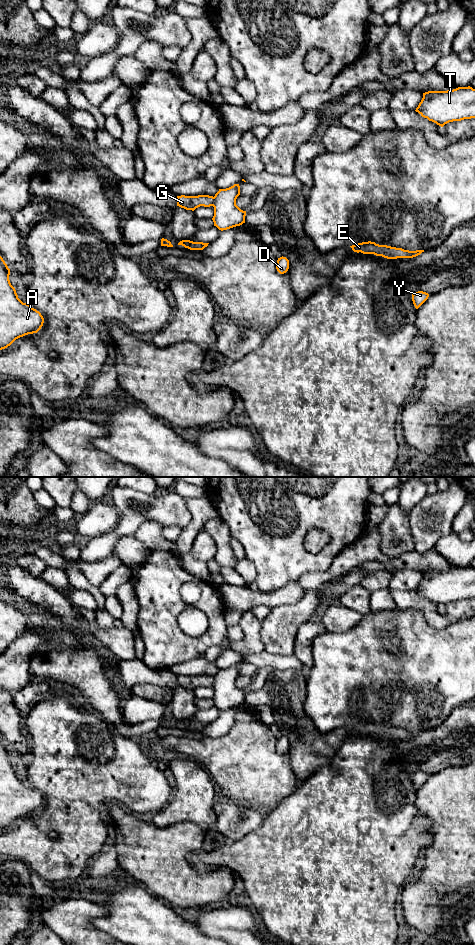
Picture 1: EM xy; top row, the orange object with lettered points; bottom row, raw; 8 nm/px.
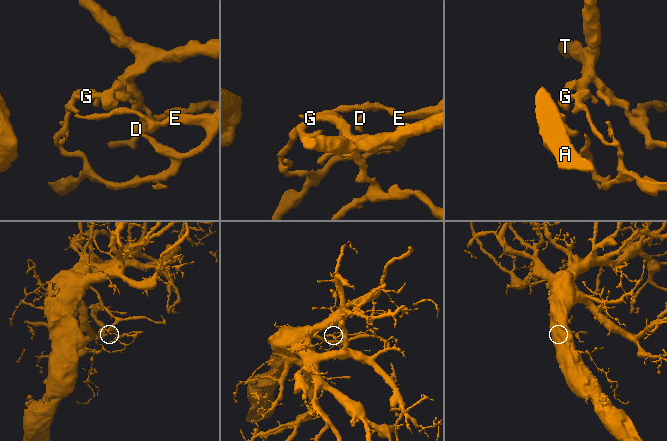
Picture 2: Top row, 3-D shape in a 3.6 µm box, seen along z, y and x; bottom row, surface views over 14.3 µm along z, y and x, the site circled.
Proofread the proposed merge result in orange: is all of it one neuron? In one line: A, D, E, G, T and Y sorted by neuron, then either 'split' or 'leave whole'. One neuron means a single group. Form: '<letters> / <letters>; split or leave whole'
A T / D E G Y; split

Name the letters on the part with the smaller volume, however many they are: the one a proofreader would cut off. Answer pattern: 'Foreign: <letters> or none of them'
Foreign: D, E, G, Y

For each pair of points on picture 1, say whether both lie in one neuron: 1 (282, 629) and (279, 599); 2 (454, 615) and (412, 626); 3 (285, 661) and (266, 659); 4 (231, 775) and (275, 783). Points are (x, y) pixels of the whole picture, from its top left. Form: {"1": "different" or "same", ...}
{"1": "different", "2": "different", "3": "same", "4": "same"}

